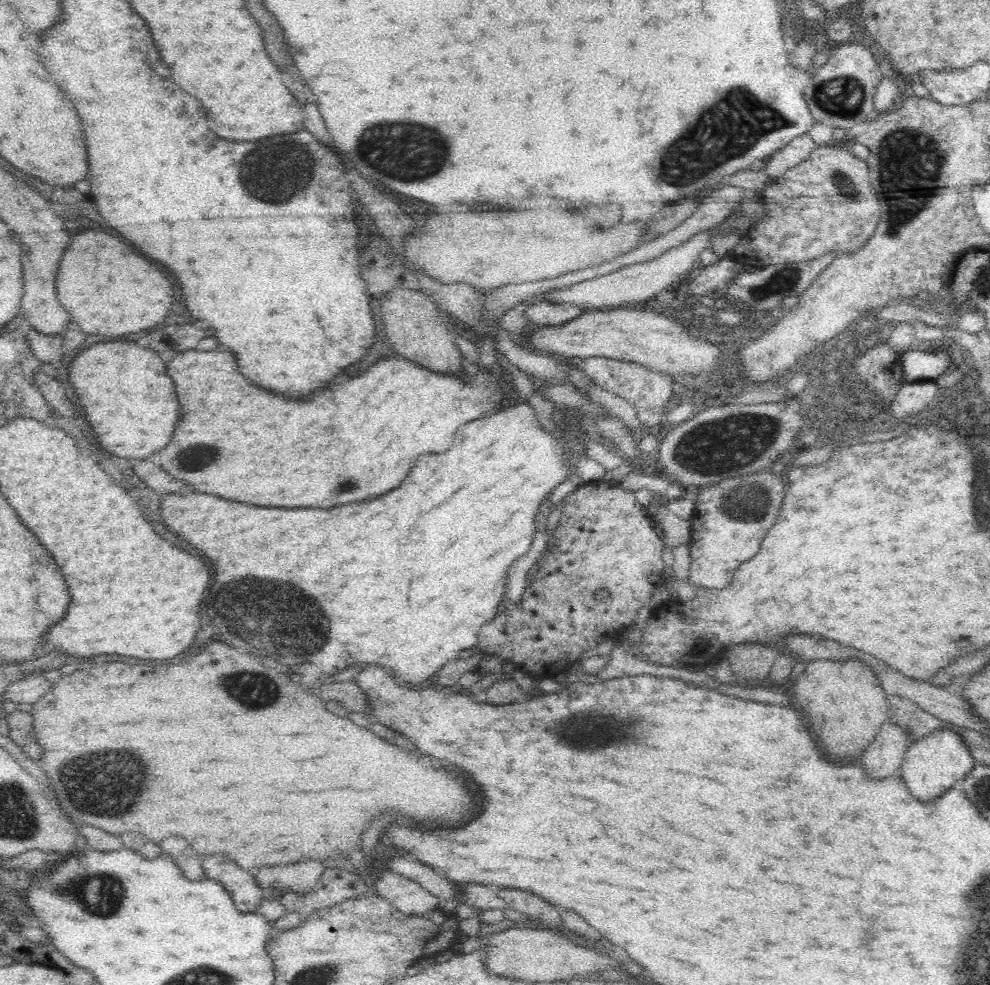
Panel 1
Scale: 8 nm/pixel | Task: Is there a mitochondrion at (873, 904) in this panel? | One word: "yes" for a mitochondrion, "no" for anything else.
no

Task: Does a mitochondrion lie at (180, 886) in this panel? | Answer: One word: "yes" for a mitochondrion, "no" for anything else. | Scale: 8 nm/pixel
no

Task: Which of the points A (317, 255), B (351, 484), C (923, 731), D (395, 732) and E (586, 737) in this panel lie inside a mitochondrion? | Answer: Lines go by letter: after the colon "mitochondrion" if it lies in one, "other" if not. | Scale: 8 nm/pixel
A: other
B: mitochondrion
C: other
D: other
E: mitochondrion

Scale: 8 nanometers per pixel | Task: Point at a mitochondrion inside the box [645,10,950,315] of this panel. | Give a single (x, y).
(742, 118)

